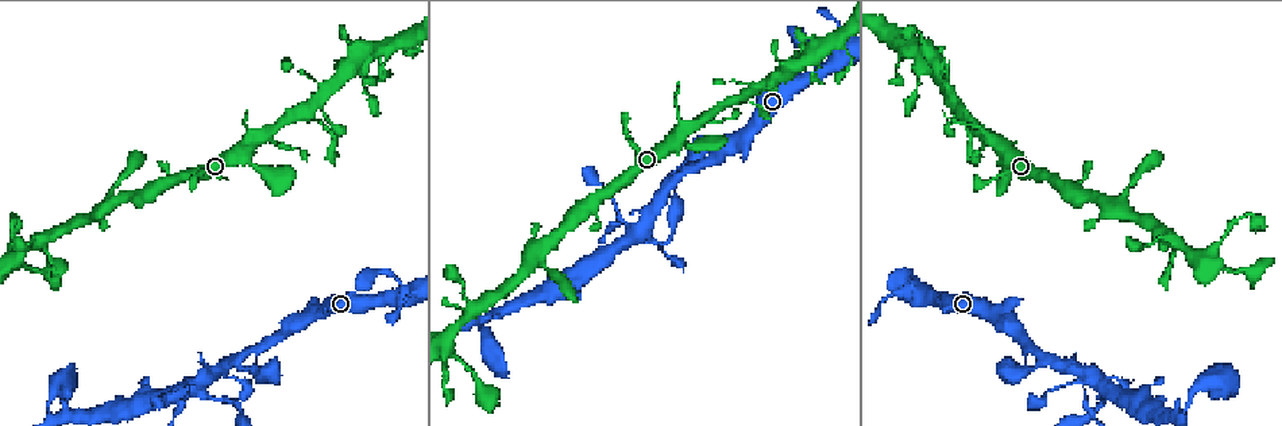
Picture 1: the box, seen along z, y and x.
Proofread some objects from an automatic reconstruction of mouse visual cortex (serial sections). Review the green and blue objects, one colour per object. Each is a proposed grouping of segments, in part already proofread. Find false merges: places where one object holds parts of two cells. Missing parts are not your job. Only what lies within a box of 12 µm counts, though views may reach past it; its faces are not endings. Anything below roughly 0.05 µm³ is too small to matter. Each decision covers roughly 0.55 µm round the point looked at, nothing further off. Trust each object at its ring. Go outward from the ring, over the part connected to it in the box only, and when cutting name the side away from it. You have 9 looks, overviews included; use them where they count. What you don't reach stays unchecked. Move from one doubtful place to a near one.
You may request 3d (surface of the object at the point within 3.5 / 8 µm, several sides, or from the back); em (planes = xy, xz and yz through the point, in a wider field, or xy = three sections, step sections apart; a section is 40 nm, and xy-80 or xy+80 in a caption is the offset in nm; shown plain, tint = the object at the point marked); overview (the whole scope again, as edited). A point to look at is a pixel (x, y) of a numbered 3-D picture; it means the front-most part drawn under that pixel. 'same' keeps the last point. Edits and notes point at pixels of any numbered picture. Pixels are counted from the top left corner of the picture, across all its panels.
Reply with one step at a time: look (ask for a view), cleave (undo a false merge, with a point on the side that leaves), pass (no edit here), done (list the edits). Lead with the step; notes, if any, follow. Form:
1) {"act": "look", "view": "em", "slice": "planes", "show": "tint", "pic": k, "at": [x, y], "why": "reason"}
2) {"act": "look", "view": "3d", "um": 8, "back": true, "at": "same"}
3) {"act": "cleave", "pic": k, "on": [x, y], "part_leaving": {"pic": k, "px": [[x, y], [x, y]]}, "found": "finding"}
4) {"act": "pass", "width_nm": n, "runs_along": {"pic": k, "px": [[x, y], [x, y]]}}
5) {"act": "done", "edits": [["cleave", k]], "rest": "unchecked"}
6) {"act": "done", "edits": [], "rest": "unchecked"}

{"act": "look", "view": "3d", "um": 8, "pic": 1, "at": [632, 233], "why": "thin arm on a thick one"}

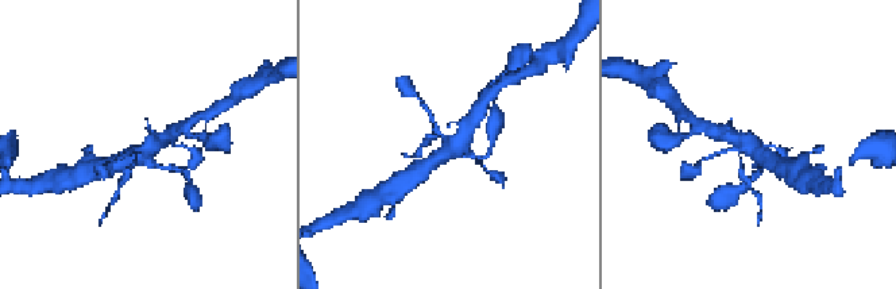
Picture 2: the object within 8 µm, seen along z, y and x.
{"act": "look", "view": "em", "slice": "xy", "step": 3, "show": "tint", "pic": 2, "at": [749, 147]}

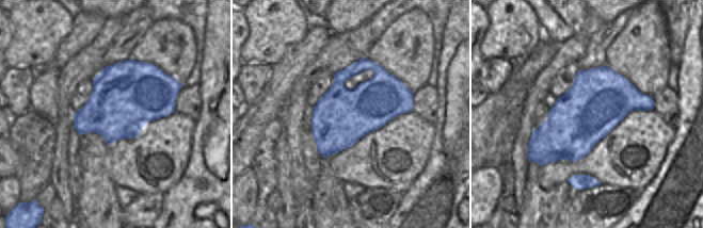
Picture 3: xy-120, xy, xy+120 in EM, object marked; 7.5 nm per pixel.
{"act": "pass", "runs_along": {"pic": 2, "px": [[474, 118], [451, 150], [425, 168]]}, "found": "all the same cell"}

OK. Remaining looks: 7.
{"act": "look", "view": "3d", "um": 8, "back": true, "pic": 1, "at": [105, 210], "why": "thick turns thin"}

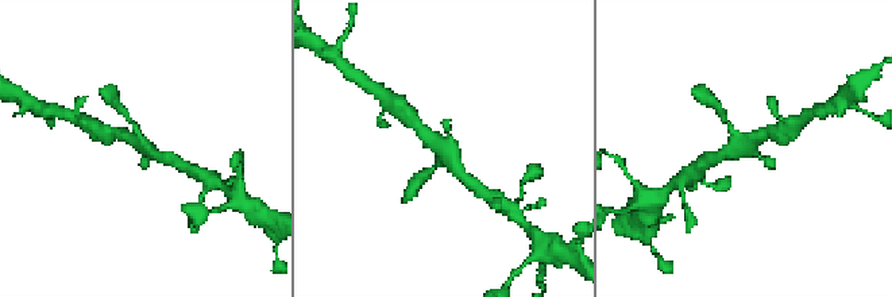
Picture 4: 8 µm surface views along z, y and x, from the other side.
{"act": "look", "view": "em", "slice": "planes", "show": "tint", "pic": 4, "at": [745, 146]}

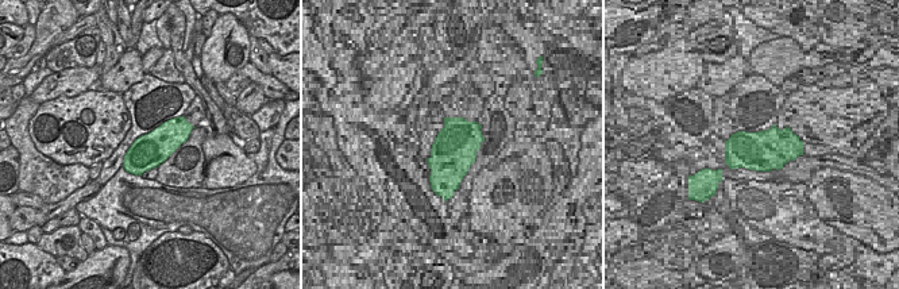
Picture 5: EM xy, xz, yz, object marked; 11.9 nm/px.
{"act": "pass", "width_nm": 400, "runs_along": {"pic": 4, "px": [[413, 124], [454, 157], [464, 177]]}, "found": "continuous, no second cell"}

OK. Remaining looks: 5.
{"act": "look", "view": "3d", "um": 3.5, "pic": 1, "at": [1171, 238], "why": "branch point"}

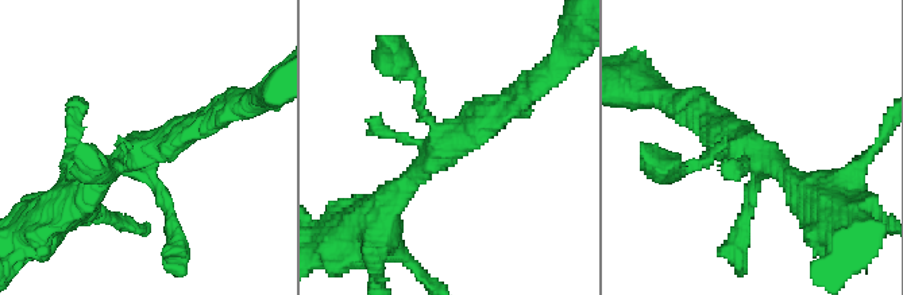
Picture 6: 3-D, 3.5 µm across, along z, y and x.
{"act": "look", "view": "em", "slice": "xy", "step": 5, "show": "tint", "pic": 6, "at": [747, 145]}

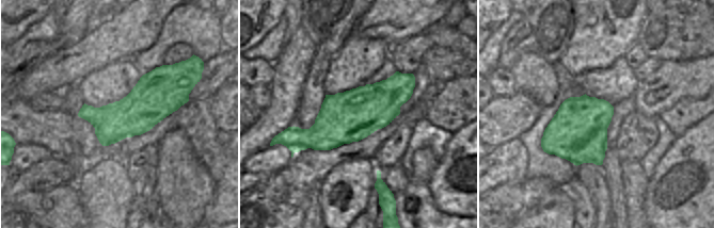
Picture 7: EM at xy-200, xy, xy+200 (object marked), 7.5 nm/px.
{"act": "pass", "runs_along": {"pic": 6, "px": [[523, 93], [394, 195]]}, "found": "all the same cell"}

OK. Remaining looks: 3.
{"act": "look", "view": "3d", "um": 3.5, "pic": 1, "at": [357, 56], "why": "thick turns thin"}

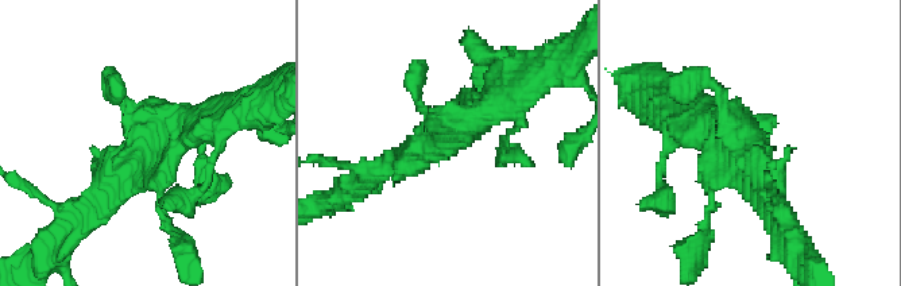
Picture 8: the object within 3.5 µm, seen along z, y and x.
{"act": "pass", "runs_along": {"pic": 8, "px": [[88, 207], [163, 128], [221, 111]]}, "found": "continuous, no second cell"}

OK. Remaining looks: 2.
{"act": "done", "edits": [], "rest": "unchecked"}

